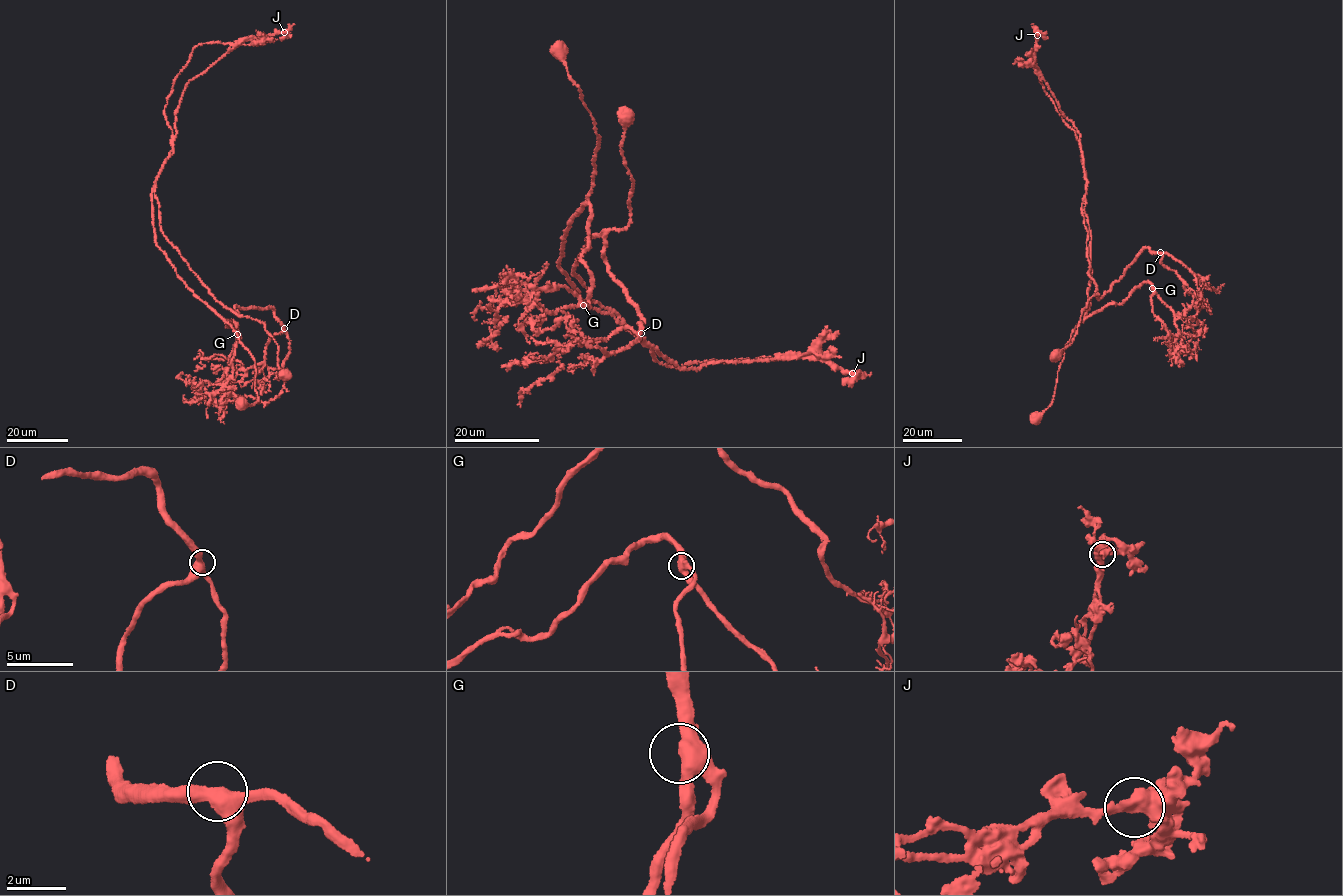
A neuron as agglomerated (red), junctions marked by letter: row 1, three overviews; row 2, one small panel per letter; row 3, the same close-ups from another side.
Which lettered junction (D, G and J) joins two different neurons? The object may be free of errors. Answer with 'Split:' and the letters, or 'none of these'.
Split: J

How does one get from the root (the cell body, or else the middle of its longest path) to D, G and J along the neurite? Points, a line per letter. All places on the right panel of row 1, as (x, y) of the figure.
D: (1056, 355), (1072, 342), (1089, 298), (1098, 294), (1098, 298), (1109, 290), (1145, 248), (1160, 252)
G: (1056, 355), (1100, 298), (1083, 212), (1084, 317), (1152, 288)
J: (1056, 355), (1072, 342), (1089, 298), (1100, 298), (1088, 272), (1080, 134), (1035, 64), (1037, 35)

